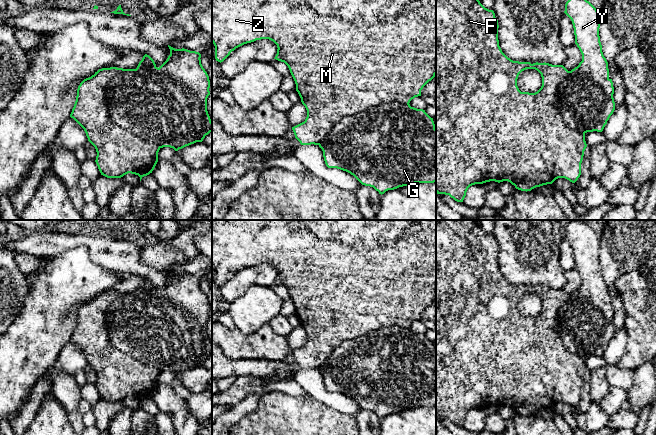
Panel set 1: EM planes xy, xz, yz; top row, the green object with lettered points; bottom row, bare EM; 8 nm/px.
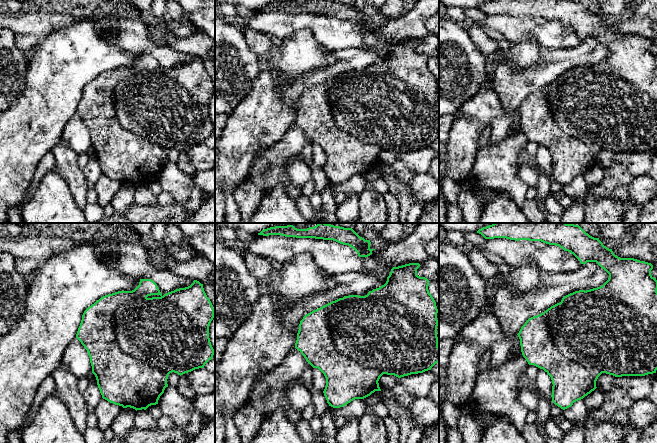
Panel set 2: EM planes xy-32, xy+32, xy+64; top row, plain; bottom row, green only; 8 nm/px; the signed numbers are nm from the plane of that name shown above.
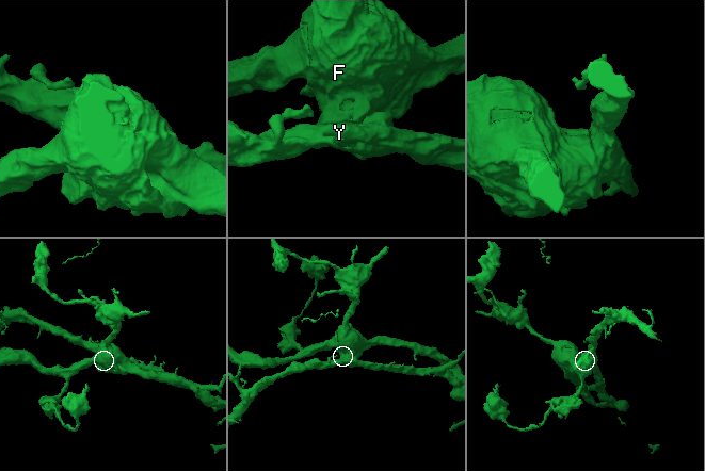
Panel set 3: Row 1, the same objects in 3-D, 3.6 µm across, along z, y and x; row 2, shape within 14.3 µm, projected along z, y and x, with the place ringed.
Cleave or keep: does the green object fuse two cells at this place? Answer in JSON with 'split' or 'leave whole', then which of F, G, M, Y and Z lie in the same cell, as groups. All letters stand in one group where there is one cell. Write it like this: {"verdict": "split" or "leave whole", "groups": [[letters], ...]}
{"verdict": "split", "groups": [["F", "M", "Z"], ["G", "Y"]]}

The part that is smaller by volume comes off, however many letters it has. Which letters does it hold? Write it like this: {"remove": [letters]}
{"remove": ["G", "Y"]}

